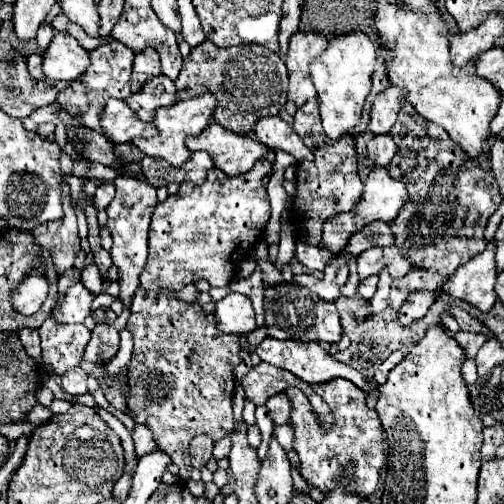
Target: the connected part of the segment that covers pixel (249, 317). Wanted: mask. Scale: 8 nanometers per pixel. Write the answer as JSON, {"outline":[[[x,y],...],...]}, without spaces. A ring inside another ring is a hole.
{"outline":[[[230,292],[216,302],[216,326],[226,334],[248,334],[256,330],[256,312],[252,300],[244,294]]]}

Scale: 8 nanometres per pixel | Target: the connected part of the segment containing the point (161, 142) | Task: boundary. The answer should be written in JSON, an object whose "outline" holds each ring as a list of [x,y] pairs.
{"outline":[[[210,92],[202,94],[202,96],[196,96],[192,100],[180,100],[174,106],[168,106],[168,108],[160,108],[156,112],[156,118],[154,118],[154,126],[158,126],[160,134],[154,136],[154,138],[148,138],[148,140],[146,138],[136,138],[134,144],[146,156],[162,158],[162,160],[170,162],[172,166],[182,166],[192,156],[192,152],[186,146],[186,140],[188,138],[198,138],[206,126],[216,122],[214,120],[214,110],[216,110],[216,96],[210,94]]]}

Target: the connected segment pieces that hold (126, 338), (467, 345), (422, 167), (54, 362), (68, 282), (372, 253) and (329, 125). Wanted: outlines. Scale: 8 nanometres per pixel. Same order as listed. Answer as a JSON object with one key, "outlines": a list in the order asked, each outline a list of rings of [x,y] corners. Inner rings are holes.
{"outlines":[[[[122,328],[120,338],[122,338],[120,350],[118,350],[116,358],[108,364],[108,374],[110,374],[110,376],[114,376],[114,374],[116,374],[122,366],[126,366],[126,364],[130,362],[130,358],[132,358],[132,334],[130,334],[130,330]]],[[[460,330],[458,334],[454,334],[454,338],[460,338],[460,344],[462,344],[468,358],[474,358],[478,348],[486,342],[486,336],[482,336],[482,332],[464,332],[464,330]]],[[[404,104],[390,134],[400,146],[398,158],[388,164],[390,174],[408,188],[408,202],[392,222],[396,246],[412,260],[412,266],[454,274],[458,266],[484,250],[488,218],[500,206],[502,196],[494,182],[488,158],[472,162],[448,134],[422,118],[410,104]]],[[[48,316],[44,324],[38,328],[42,338],[42,362],[44,368],[50,368],[50,374],[64,374],[68,368],[74,368],[80,364],[84,356],[84,348],[90,338],[90,330],[84,324],[60,324],[56,318]]],[[[74,268],[68,270],[68,274],[62,274],[60,280],[58,280],[58,298],[64,298],[66,290],[68,290],[70,286],[74,286],[78,280],[80,280],[80,274],[78,274]]],[[[382,248],[364,250],[364,252],[358,256],[358,274],[360,274],[360,280],[364,280],[364,278],[368,278],[368,276],[374,276],[374,274],[380,274],[382,268],[384,268]]],[[[354,32],[330,40],[326,52],[312,62],[310,74],[318,90],[322,126],[328,138],[340,140],[342,136],[350,134],[354,126],[360,124],[364,100],[372,88],[374,66],[376,66],[376,48],[362,32]]]]}

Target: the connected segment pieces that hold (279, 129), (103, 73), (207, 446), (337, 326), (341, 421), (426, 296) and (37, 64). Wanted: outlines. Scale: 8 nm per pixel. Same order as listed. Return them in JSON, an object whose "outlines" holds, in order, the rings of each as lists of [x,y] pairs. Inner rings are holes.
{"outlines":[[[[280,114],[260,118],[258,124],[254,126],[254,136],[262,144],[266,144],[268,148],[272,148],[272,150],[286,150],[286,152],[290,152],[292,156],[296,156],[296,160],[308,160],[308,158],[312,158],[310,148],[292,130],[292,126],[288,126],[280,118]]],[[[110,42],[106,46],[100,46],[96,50],[90,52],[92,64],[90,68],[80,74],[80,78],[72,80],[70,86],[66,86],[64,90],[58,92],[56,102],[72,116],[80,116],[82,124],[86,128],[92,128],[98,134],[104,134],[102,126],[100,126],[100,118],[104,112],[104,106],[110,98],[128,98],[130,92],[130,72],[132,72],[132,60],[134,60],[134,52],[120,44],[120,42]]],[[[196,436],[190,442],[190,460],[192,460],[194,468],[202,468],[210,460],[212,446],[214,446],[214,442],[208,436]]],[[[284,282],[266,292],[264,316],[268,324],[268,336],[280,340],[302,340],[302,342],[330,342],[336,344],[342,338],[342,322],[332,302],[326,302],[306,288]]],[[[334,378],[332,382],[312,386],[318,396],[330,406],[334,416],[332,428],[322,428],[320,424],[312,424],[308,432],[308,424],[294,424],[294,448],[300,456],[302,478],[310,484],[328,492],[342,478],[344,468],[354,458],[358,462],[354,478],[344,480],[342,484],[356,494],[372,494],[378,486],[378,472],[384,466],[384,430],[378,420],[378,414],[366,406],[366,394],[352,386],[352,382],[344,378]]],[[[416,290],[416,292],[412,292],[410,298],[402,304],[402,308],[398,312],[398,320],[402,324],[410,324],[410,322],[422,318],[428,312],[428,308],[430,308],[430,304],[434,300],[436,300],[436,294],[430,292],[430,290]]],[[[30,54],[28,56],[28,72],[34,80],[42,80],[44,78],[44,72],[42,72],[42,62],[44,58],[40,54]]]]}

